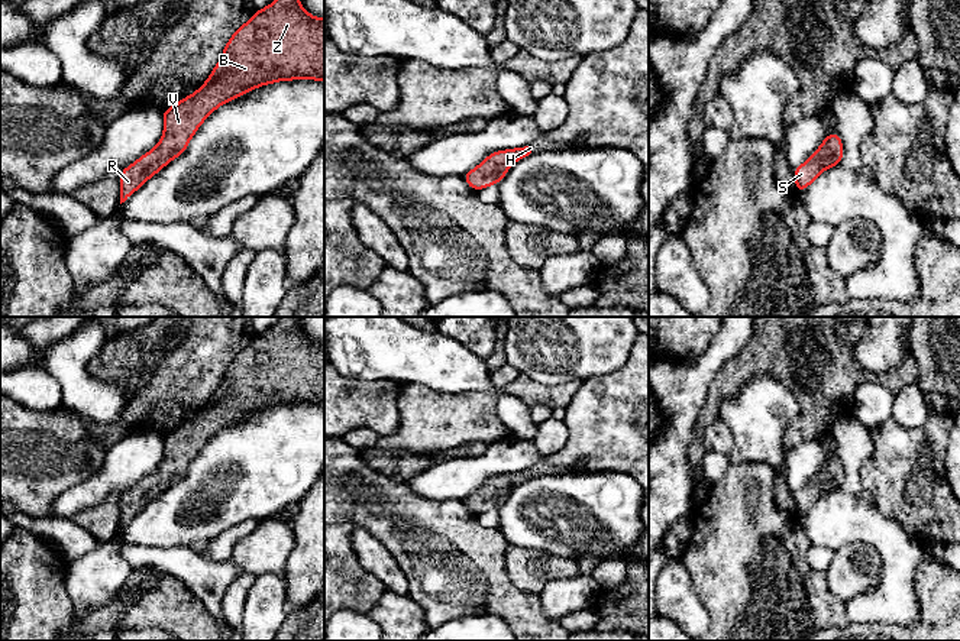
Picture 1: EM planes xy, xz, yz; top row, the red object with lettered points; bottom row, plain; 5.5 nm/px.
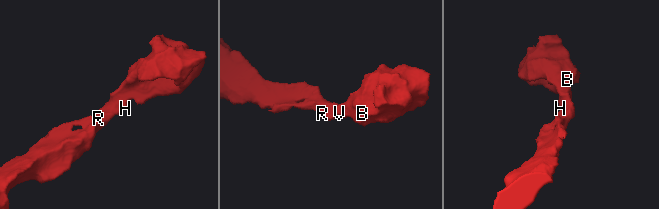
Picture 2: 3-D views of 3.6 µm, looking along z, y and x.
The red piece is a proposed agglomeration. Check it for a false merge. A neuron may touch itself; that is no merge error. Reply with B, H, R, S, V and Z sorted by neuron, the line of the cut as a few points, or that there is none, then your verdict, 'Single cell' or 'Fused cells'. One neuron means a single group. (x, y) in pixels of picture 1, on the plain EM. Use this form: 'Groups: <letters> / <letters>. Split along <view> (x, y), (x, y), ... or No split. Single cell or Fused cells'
Groups: B H R S V Z. No split. Single cell

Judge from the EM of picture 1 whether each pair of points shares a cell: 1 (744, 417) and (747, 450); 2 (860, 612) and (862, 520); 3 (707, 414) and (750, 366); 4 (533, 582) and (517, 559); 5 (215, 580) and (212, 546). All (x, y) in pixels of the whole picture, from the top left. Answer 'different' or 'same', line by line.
1: same
2: same
3: same
4: same
5: different

